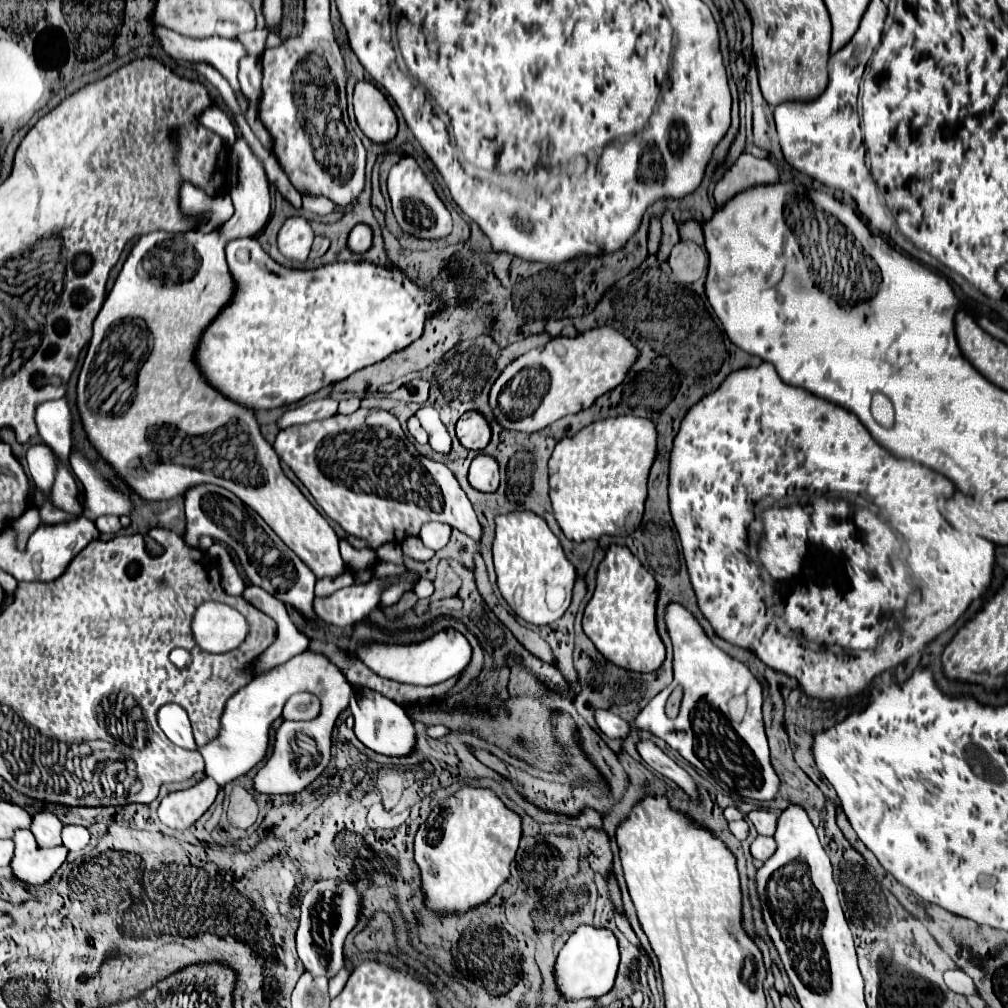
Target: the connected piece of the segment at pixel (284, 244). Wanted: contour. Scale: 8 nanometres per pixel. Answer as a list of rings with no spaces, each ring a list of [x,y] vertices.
[[[289,217],[277,235],[279,251],[293,261],[305,261],[311,243],[313,243],[313,229],[311,223],[303,217]]]

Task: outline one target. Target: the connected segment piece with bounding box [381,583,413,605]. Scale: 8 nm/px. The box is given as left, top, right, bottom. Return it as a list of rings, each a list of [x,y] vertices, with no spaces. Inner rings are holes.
[[[399,583],[399,585],[391,585],[389,589],[383,591],[383,597],[381,597],[381,605],[393,605],[399,601],[399,597],[405,593],[405,591],[411,591],[413,589],[413,583]]]

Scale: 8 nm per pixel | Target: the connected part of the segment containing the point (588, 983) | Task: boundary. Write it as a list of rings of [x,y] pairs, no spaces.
[[[581,925],[563,945],[553,965],[553,977],[559,991],[559,999],[579,1001],[579,999],[597,999],[605,995],[617,975],[619,967],[619,945],[615,935],[609,929],[595,929],[593,925]]]

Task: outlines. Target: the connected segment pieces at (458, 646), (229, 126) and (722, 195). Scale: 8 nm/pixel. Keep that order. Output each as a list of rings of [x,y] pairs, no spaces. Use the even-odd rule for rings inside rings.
[[[443,629],[431,635],[429,639],[423,639],[419,643],[407,643],[407,645],[389,645],[389,643],[359,643],[357,645],[357,657],[363,659],[363,663],[375,671],[379,677],[393,679],[399,683],[411,683],[411,685],[437,685],[453,675],[457,675],[461,669],[467,667],[471,661],[471,645],[465,639],[463,633],[455,629]]]
[[[209,105],[201,111],[201,115],[197,117],[197,121],[215,134],[219,135],[223,141],[232,146],[236,139],[236,128],[233,121],[225,115],[225,111],[221,111],[217,105]]]
[[[741,153],[735,165],[717,183],[713,197],[717,207],[723,207],[737,193],[757,185],[771,185],[771,183],[779,183],[779,169],[769,159],[759,159],[753,157],[751,153]]]

